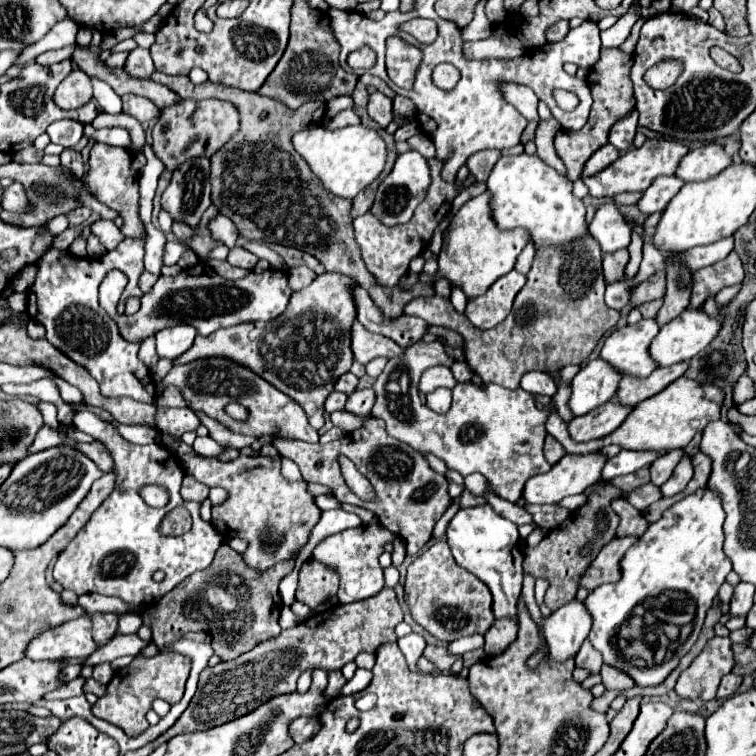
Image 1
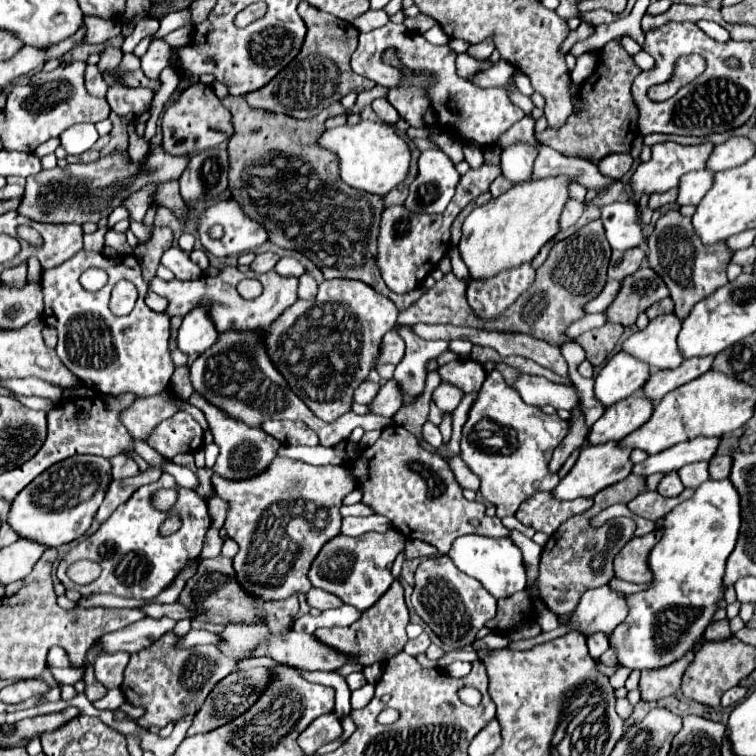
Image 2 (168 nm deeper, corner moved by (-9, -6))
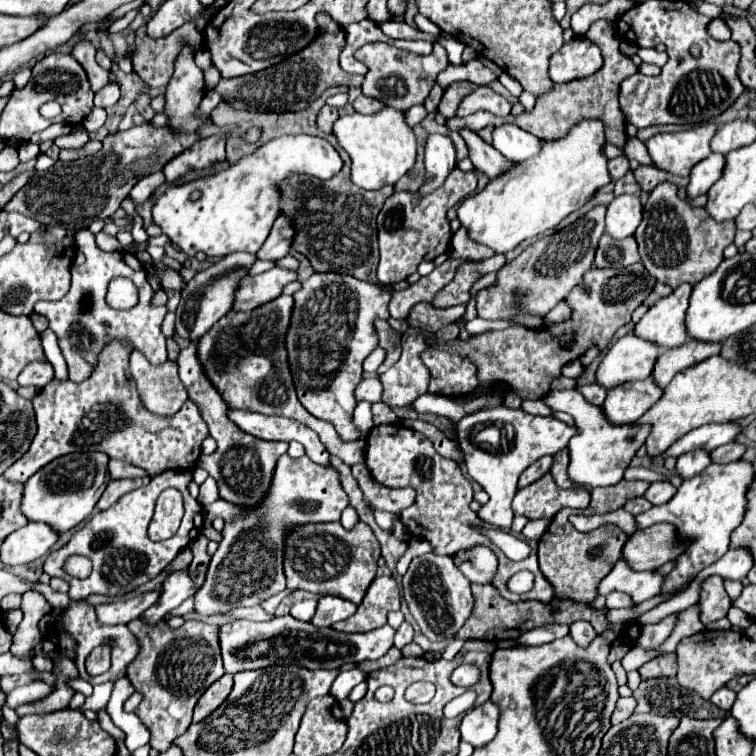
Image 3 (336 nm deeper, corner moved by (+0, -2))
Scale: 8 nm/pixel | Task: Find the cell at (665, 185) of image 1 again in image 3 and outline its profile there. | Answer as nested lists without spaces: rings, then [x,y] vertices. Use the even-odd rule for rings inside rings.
[[[710,154],[708,158],[704,158],[702,162],[698,162],[698,166],[694,166],[694,172],[690,172],[690,184],[688,184],[688,194],[692,198],[706,194],[706,190],[710,190],[710,186],[722,176],[726,158],[722,154]]]

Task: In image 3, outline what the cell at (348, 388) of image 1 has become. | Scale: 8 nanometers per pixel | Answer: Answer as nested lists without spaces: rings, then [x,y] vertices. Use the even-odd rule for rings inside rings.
[[[378,376],[364,378],[364,380],[358,384],[356,398],[358,398],[358,400],[368,400],[368,402],[380,402],[380,400],[382,400],[382,382],[378,380]]]

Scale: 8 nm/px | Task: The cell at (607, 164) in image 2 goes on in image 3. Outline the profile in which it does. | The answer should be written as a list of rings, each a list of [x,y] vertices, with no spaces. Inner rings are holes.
[[[620,156],[620,158],[612,158],[610,164],[608,164],[608,170],[610,170],[610,176],[612,180],[620,180],[628,170],[630,170],[630,164],[628,164],[628,158],[626,156]]]

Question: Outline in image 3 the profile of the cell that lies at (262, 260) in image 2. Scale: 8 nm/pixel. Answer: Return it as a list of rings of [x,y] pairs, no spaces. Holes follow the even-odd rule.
[[[280,214],[272,226],[270,236],[266,238],[266,242],[262,244],[262,248],[258,250],[258,258],[260,260],[280,260],[284,256],[288,256],[292,240],[296,236],[292,218],[288,218],[286,214]]]

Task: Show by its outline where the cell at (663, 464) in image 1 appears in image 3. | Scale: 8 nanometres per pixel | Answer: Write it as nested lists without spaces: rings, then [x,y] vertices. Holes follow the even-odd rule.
[[[662,480],[662,482],[650,484],[650,488],[646,490],[644,498],[646,498],[648,502],[652,502],[654,506],[660,506],[660,504],[666,504],[674,494],[676,494],[676,488],[674,488],[670,482]]]

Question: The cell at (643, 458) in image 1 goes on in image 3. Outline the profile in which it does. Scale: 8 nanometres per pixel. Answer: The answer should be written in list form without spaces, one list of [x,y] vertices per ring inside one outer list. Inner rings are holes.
[[[712,422],[712,424],[704,424],[702,428],[696,428],[696,430],[692,430],[690,434],[682,436],[674,446],[670,446],[668,452],[660,454],[660,456],[654,458],[654,460],[656,460],[658,464],[662,464],[664,458],[668,458],[668,456],[678,458],[678,456],[684,454],[684,452],[698,450],[698,448],[704,448],[704,450],[712,452],[714,448],[732,442],[740,432],[742,432],[742,428],[740,428],[738,422],[722,422],[722,424],[714,424],[714,422]]]

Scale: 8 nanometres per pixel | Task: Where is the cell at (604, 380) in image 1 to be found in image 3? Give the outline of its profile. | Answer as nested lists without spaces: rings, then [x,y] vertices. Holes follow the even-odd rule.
[[[626,334],[606,352],[596,372],[596,380],[606,388],[632,380],[644,380],[652,374],[658,352],[656,344],[638,338],[636,334]]]

